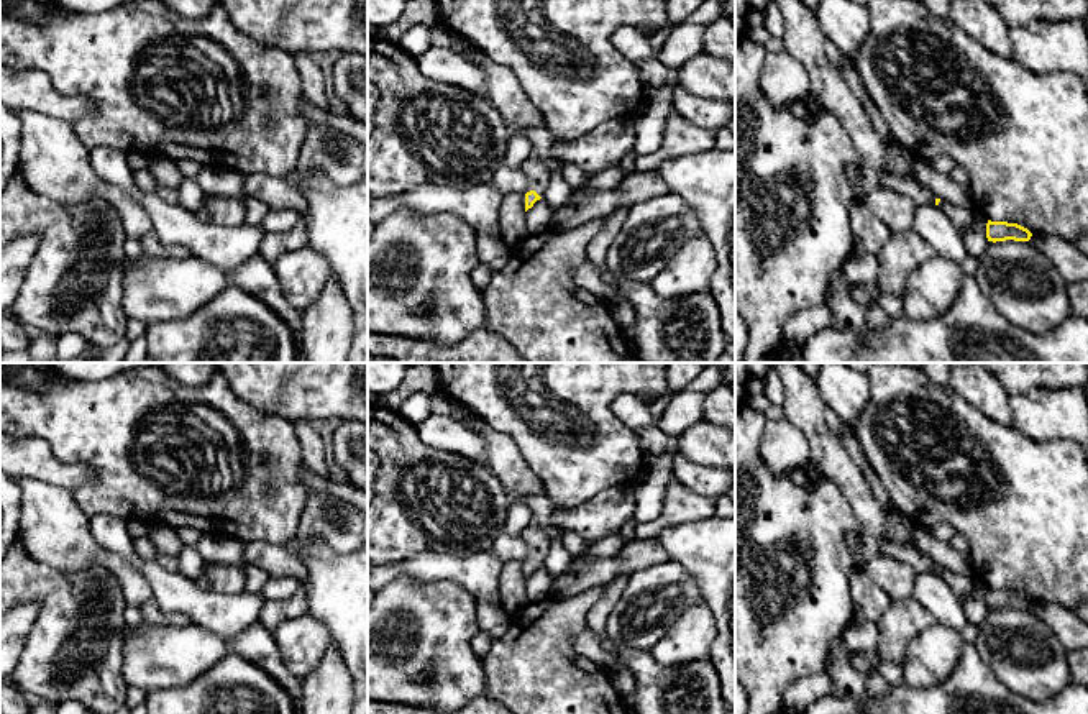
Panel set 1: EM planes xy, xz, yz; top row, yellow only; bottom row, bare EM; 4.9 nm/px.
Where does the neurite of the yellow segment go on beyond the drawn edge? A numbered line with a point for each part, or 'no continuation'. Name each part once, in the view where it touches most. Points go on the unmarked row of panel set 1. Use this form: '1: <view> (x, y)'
1: xz (537, 540)

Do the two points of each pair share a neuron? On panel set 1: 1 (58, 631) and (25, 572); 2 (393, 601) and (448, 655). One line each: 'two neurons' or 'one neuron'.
1: one neuron
2: one neuron

